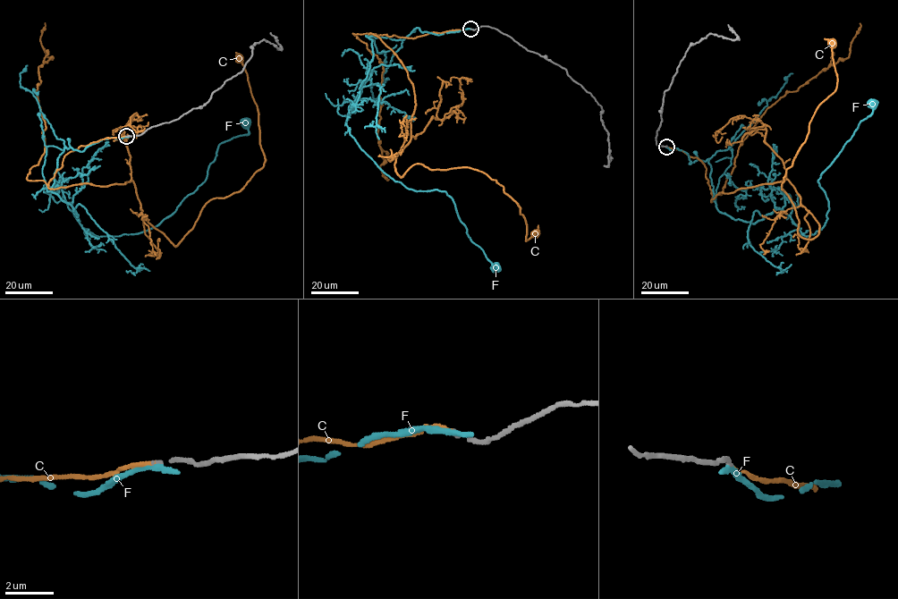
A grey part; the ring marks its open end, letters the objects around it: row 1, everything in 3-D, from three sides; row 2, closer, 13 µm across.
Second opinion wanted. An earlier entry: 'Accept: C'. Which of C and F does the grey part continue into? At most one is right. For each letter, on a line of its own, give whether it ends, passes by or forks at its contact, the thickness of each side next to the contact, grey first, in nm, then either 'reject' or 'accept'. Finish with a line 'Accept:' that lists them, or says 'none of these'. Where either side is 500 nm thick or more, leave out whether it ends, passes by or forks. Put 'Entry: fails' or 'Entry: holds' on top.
Entry: holds
C: it ends; calibres 130 and 180 nm; accept
F: it ends; calibres 130 and 280 nm; reject
Accept: C

